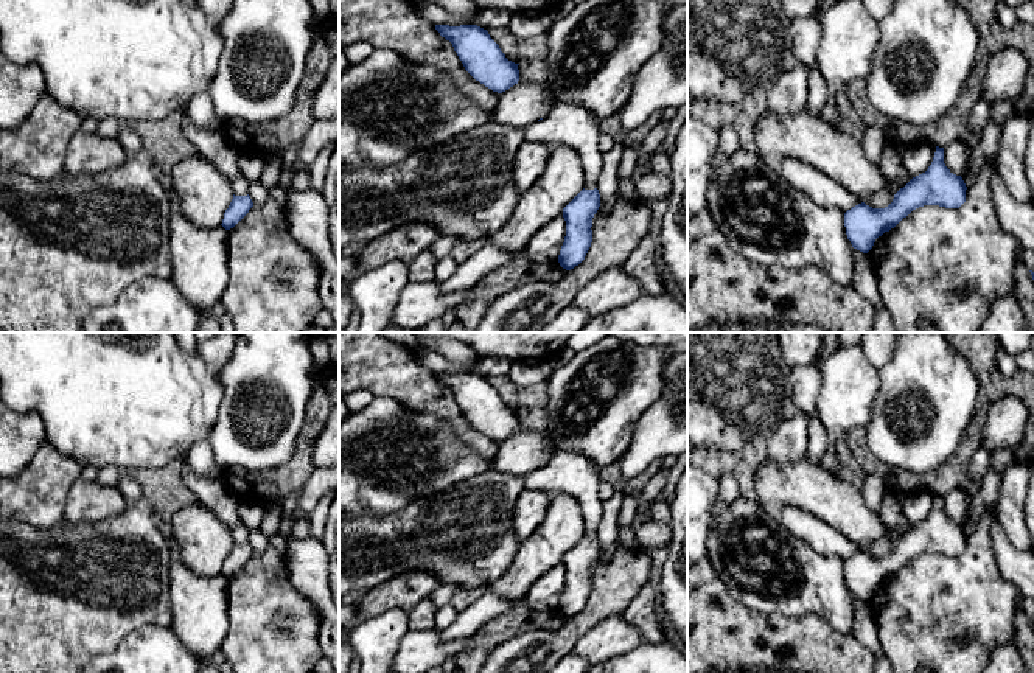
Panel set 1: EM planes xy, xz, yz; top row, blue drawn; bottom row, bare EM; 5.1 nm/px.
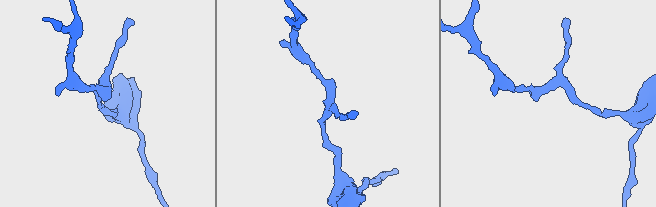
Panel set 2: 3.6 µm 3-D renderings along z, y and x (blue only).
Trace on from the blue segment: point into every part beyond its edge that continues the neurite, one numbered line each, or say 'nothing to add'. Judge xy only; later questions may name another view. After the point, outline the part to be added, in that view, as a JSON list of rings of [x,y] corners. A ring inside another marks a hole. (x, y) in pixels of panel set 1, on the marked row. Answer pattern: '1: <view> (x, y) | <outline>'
nothing to add

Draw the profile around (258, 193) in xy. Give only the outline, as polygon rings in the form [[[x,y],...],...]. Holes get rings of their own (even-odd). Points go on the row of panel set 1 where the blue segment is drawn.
[[[250,180],[249,196],[253,202],[253,207],[261,207],[271,197],[271,193],[260,180]]]

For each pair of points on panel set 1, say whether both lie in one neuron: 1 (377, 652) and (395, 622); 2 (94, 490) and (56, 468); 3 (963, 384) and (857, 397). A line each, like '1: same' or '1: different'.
1: same
2: different
3: different

